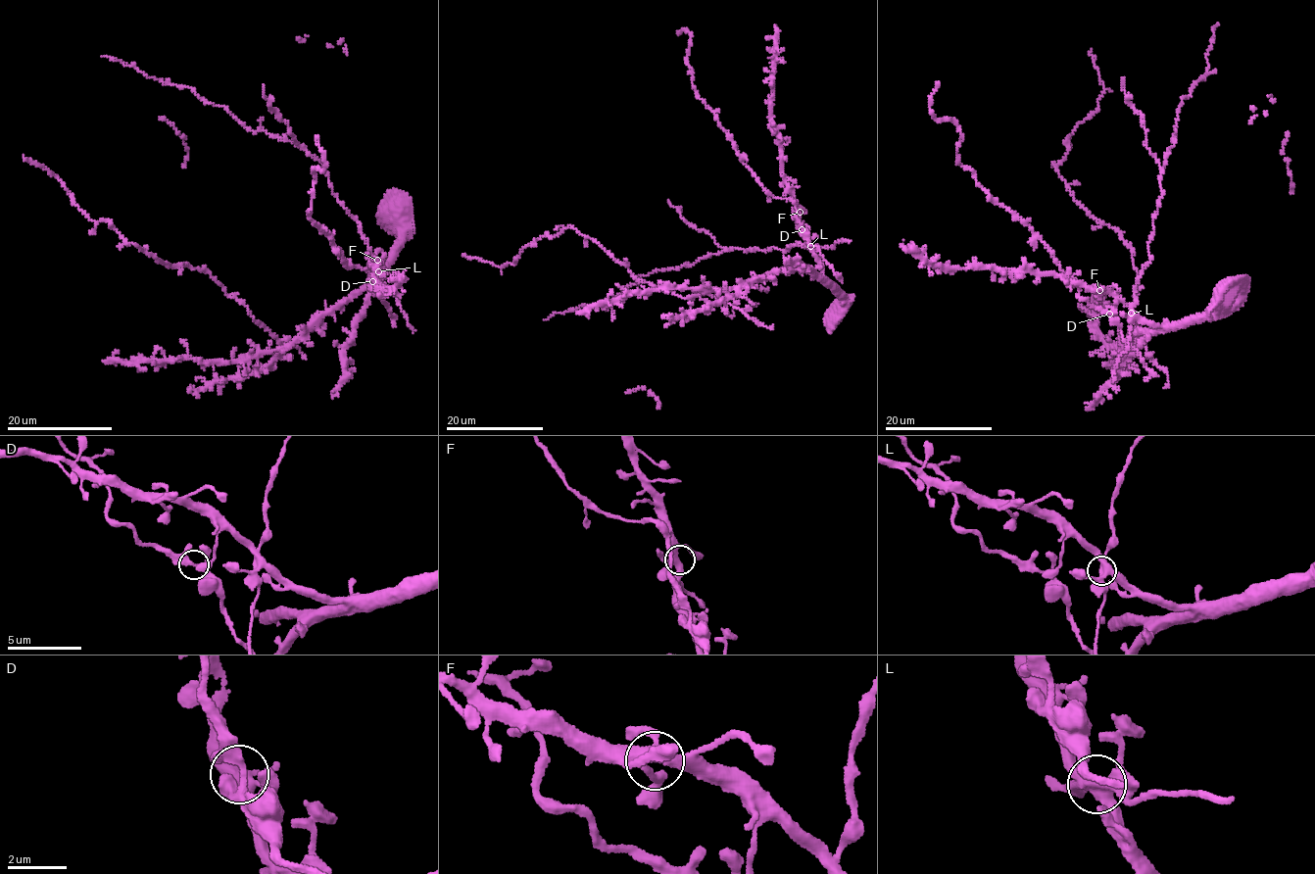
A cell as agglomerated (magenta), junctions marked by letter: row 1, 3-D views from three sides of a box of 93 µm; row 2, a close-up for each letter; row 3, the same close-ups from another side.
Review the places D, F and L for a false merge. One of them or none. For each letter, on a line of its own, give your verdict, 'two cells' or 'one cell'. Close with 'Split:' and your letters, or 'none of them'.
D: one cell
F: one cell
L: one cell
Split: none of them

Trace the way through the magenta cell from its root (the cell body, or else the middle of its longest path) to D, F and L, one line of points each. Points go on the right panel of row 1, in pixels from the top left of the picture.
D: (1139, 333), (1162, 327), (1145, 323), (1121, 301), (1117, 309), (1109, 314)
F: (1139, 333), (1162, 327), (1145, 323), (1121, 301), (1099, 290)
L: (1139, 333), (1162, 327), (1148, 324), (1131, 313)

